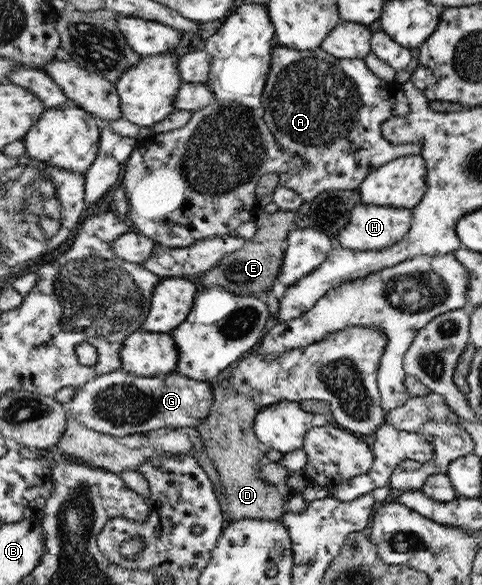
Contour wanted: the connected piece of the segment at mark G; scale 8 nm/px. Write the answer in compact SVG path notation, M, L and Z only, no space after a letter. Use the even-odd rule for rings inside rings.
M123 369L109 374L99 374L87 385L77 389L72 401L67 405L68 416L87 425L92 430L111 434L115 437L142 435L150 431L181 429L183 427L198 428L208 418L212 404L215 402L213 382L201 382L179 373L159 377L139 377Z

